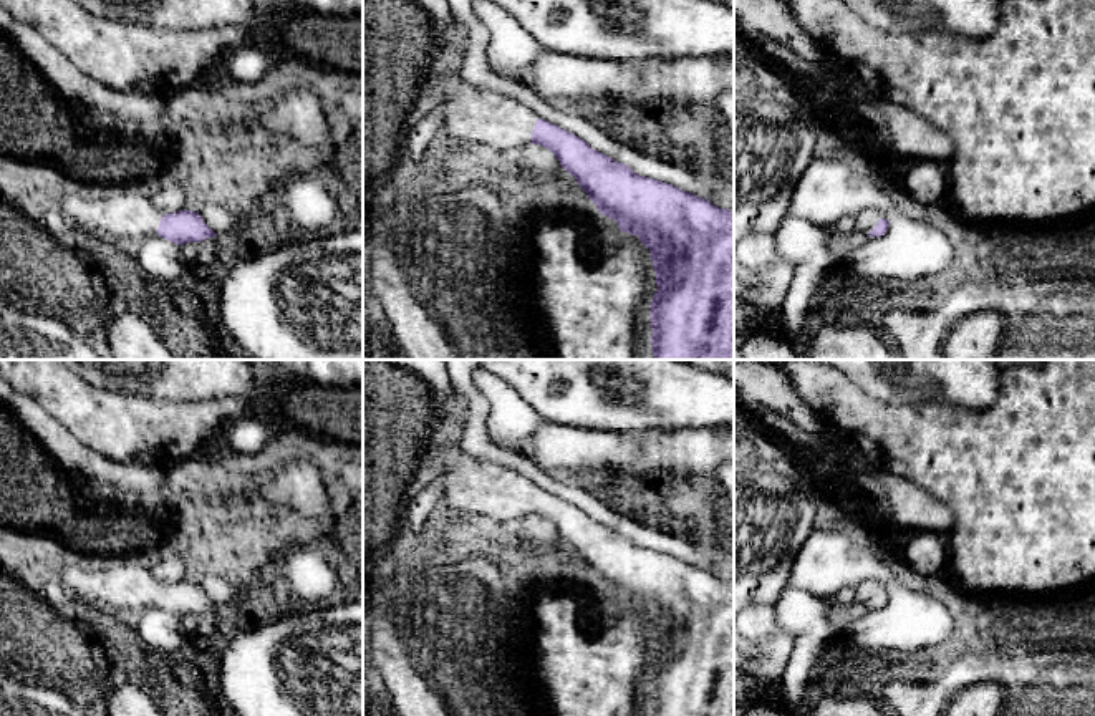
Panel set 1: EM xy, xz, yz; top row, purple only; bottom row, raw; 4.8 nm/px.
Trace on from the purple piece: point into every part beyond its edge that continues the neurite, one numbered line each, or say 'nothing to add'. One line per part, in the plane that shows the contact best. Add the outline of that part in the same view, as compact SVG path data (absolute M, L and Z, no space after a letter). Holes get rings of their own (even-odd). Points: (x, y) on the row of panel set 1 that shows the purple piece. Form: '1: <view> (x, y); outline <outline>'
1: yz (867, 219); outline M865 209L861 212L858 212L856 215L856 234L861 234L865 237L868 237L868 234L876 227L880 219L886 219L890 220L890 214L883 214L878 209Z

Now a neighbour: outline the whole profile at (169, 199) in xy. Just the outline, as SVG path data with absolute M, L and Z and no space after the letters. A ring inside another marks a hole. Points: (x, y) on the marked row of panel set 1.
M172 182L162 189L149 187L151 202L164 214L184 210L186 194L181 182Z

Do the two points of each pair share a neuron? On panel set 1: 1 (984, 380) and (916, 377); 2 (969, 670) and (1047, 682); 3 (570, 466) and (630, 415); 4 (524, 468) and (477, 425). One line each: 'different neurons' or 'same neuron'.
1: same neuron
2: same neuron
3: different neurons
4: same neuron

